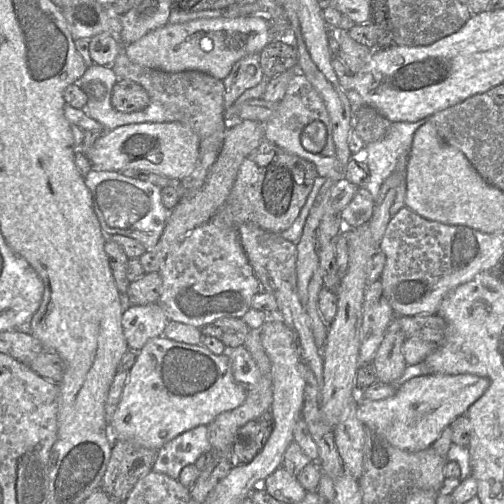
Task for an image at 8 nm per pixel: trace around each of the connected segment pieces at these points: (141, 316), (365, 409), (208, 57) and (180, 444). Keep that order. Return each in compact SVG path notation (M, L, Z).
M158 302L146 305L131 304L121 317L128 347L135 351L141 350L149 339L164 335L169 321Z
M428 374L414 377L404 384L397 386L396 393L378 401L360 401L356 416L367 428L373 429L385 438L392 446L409 452L418 452L429 448L441 435L442 431L459 416L462 416L489 387L486 377L473 374Z
M221 16L178 24L167 23L124 47L127 57L144 67L171 73L195 70L224 80L238 60L260 53L273 41L271 26L266 18Z
M199 425L164 444L157 451L151 470L177 479L185 466L194 464L201 454L208 451L211 451L211 445L207 425Z

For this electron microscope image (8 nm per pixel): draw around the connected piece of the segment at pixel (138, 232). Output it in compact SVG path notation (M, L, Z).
M92 169L84 177L91 192L93 209L104 234L120 234L140 241L152 250L166 225L169 212L161 196L161 188L148 181L132 178L119 171Z

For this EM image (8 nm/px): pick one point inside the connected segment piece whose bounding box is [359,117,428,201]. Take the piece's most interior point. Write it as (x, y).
(382, 156)

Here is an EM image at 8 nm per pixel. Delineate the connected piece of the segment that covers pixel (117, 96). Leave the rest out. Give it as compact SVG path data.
M121 79L113 87L111 102L119 112L142 111L148 107L150 101L147 91L135 81Z

